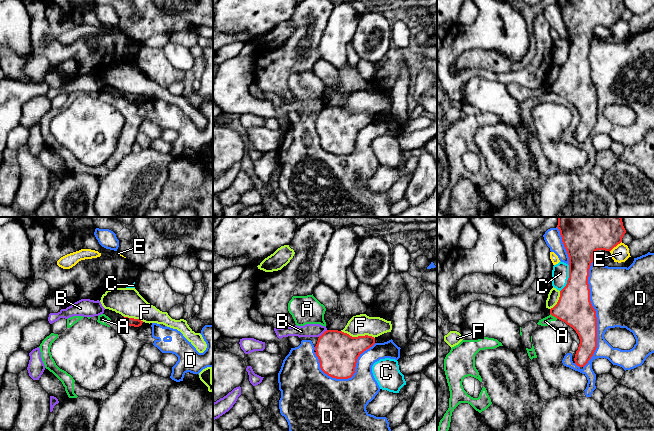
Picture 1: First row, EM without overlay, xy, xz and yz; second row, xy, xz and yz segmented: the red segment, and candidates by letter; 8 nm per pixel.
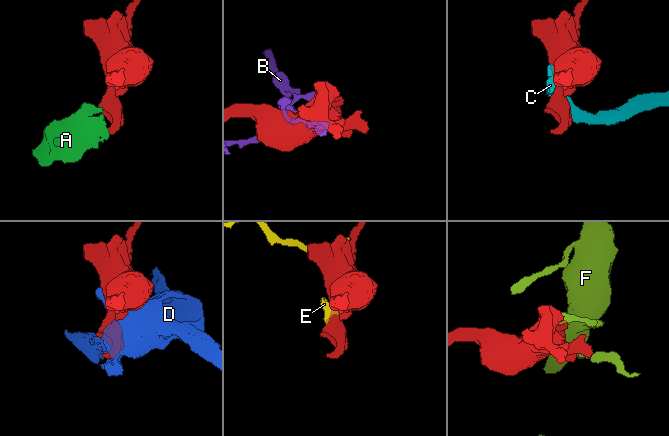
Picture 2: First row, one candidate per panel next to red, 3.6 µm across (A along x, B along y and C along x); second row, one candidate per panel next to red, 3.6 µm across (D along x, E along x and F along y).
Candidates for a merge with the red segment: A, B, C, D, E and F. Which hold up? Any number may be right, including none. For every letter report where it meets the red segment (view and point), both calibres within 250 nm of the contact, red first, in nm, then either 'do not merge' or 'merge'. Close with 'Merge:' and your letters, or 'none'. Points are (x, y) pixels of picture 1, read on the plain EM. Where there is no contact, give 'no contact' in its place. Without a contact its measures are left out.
A: contact yz (554, 92); calibres 280 and 70 nm; do not merge
B: contact xz (323, 109); calibres 320 and 110 nm; do not merge
C: contact yz (568, 54); calibres 280 and 140 nm; do not merge
D: contact yz (595, 89); calibres 280 and 480 nm; do not merge
E: contact yz (615, 22); calibres 240 and 140 nm; do not merge
F: contact xz (358, 112); calibres 320 and 180 nm; do not merge
Merge: none

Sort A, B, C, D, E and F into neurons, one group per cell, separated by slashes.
A D / B / C / E / F

